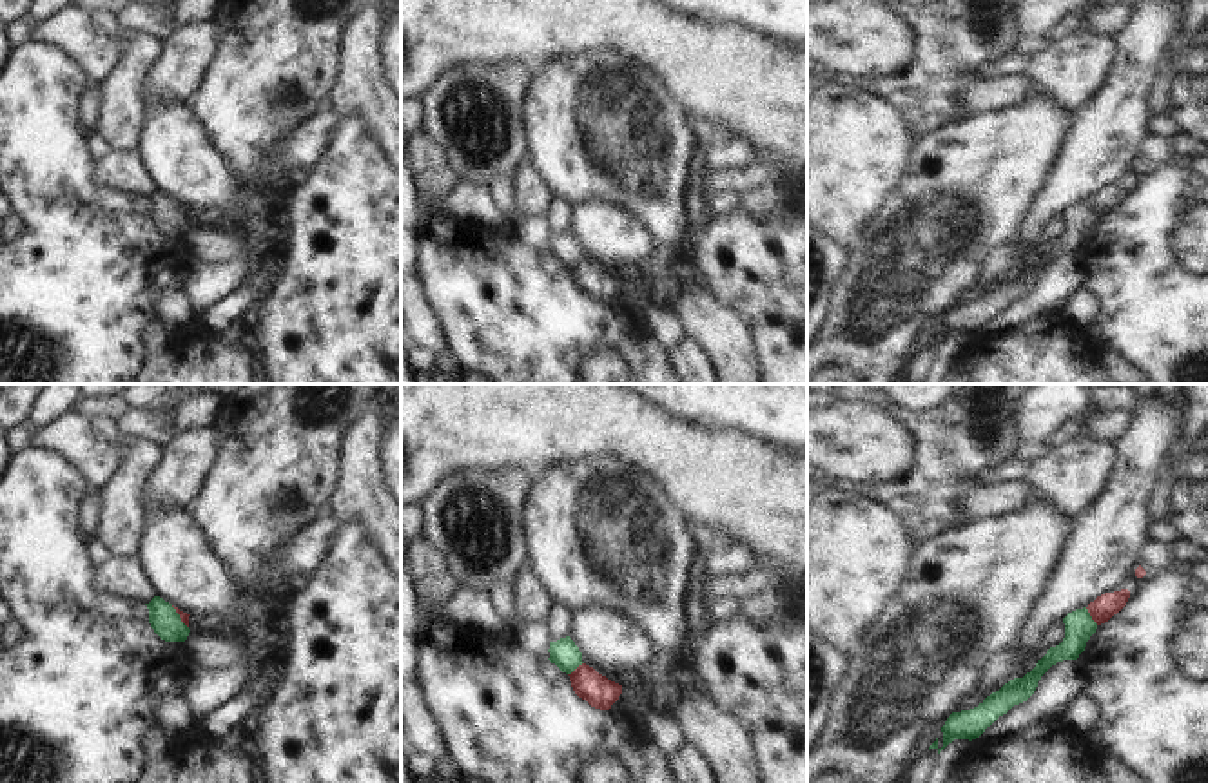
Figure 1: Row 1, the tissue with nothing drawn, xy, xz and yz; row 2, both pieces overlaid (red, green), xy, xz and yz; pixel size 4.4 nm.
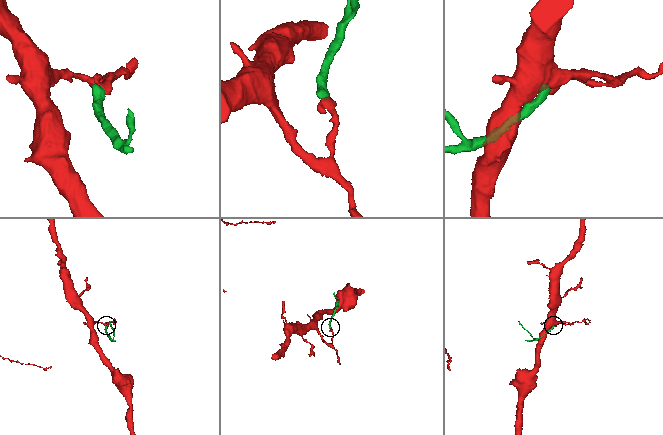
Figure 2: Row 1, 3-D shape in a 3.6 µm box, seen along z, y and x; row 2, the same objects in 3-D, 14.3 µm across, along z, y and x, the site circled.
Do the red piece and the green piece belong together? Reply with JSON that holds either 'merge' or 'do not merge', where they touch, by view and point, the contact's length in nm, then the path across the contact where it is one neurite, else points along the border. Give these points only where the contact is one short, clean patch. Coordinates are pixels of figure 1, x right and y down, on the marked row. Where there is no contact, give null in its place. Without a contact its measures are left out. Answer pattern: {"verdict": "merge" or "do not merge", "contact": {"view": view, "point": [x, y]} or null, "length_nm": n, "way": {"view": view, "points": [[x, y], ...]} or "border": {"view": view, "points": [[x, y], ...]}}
{"verdict": "do not merge", "contact": {"view": "yz", "point": [1091, 615]}, "length_nm": 100, "border": {"view": "yz", "points": [[1085, 608], [1098, 624]]}}

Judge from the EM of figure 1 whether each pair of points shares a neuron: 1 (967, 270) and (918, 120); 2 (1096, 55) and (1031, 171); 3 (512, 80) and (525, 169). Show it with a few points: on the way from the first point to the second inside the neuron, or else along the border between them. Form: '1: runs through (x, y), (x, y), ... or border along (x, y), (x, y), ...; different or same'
1: border along (962, 116), (913, 140); different
2: border along (1032, 82), (1074, 115); different
3: border along (526, 158), (512, 173); different

